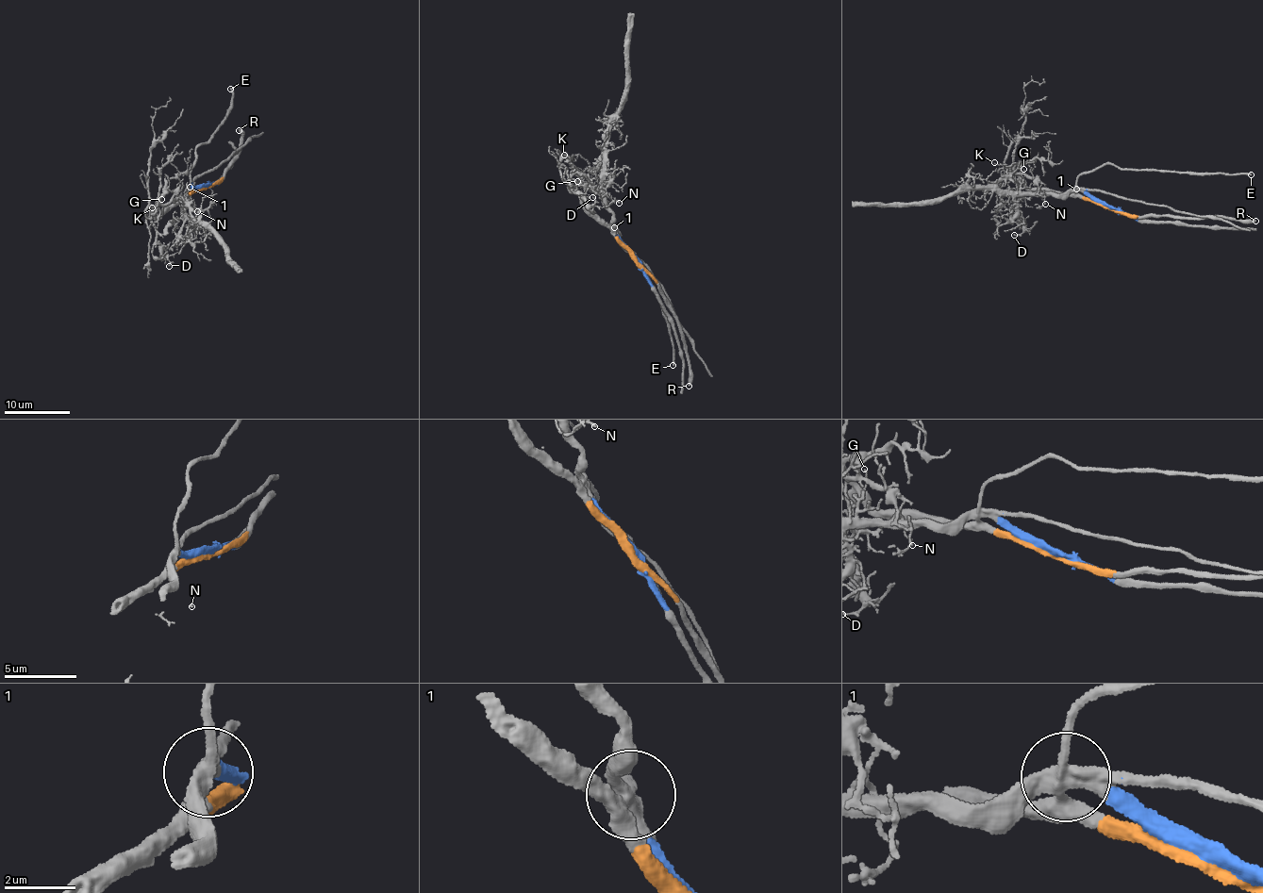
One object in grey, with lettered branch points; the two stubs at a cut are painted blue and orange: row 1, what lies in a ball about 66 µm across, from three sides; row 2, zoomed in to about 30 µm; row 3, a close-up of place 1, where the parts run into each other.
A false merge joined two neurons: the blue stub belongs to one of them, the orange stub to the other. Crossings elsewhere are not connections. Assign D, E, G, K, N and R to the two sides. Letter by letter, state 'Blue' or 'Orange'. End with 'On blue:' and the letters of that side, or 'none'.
D: Orange
E: Orange
G: Orange
K: Orange
N: Orange
R: Orange
On blue: none

